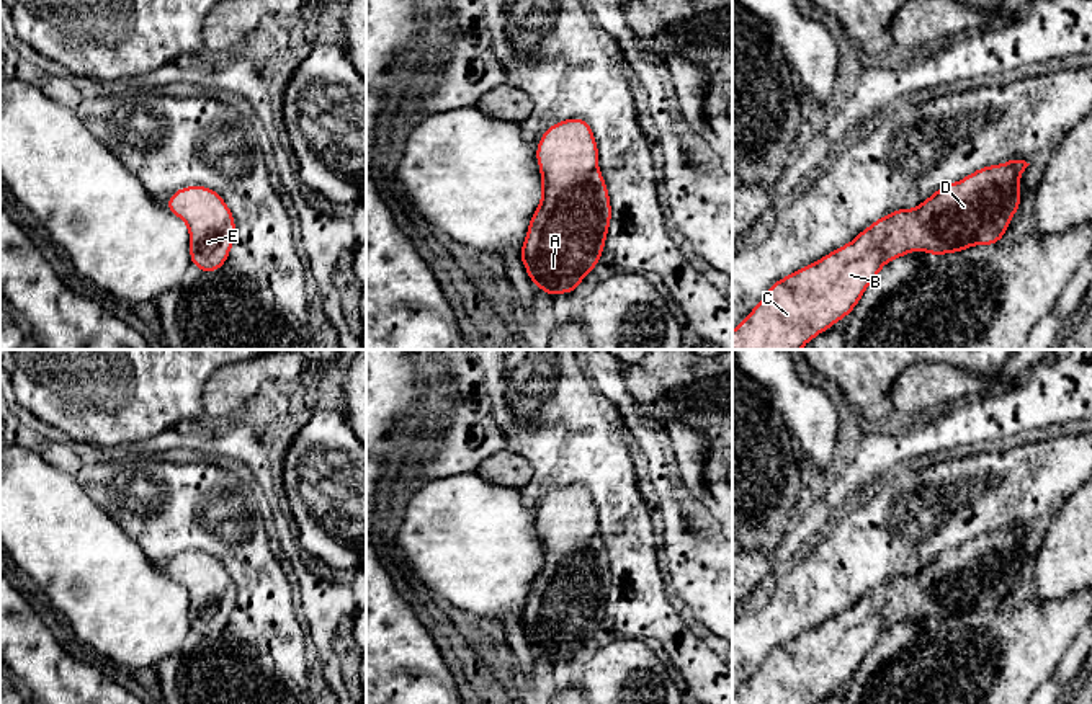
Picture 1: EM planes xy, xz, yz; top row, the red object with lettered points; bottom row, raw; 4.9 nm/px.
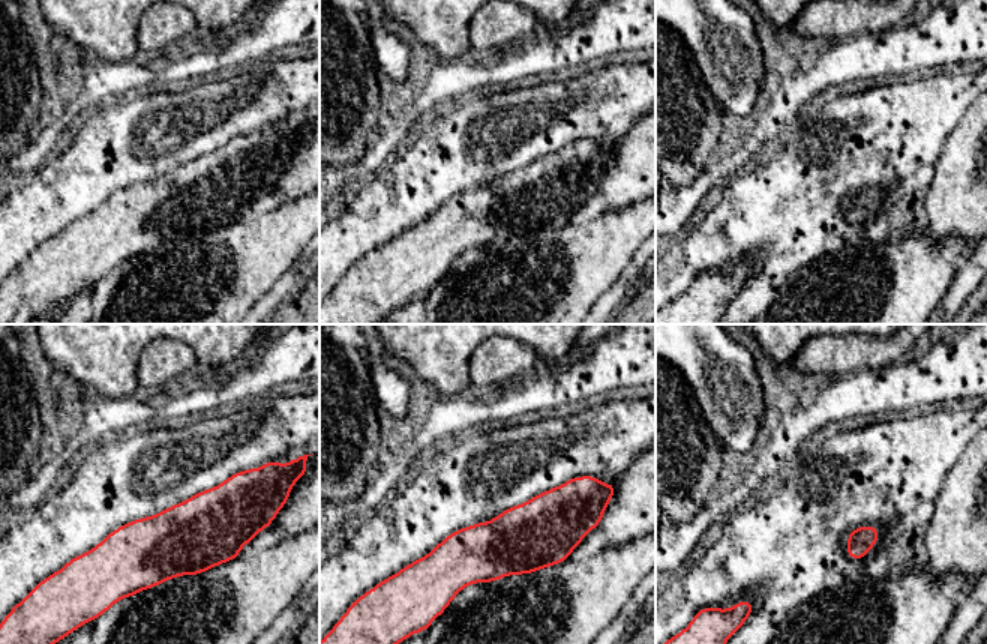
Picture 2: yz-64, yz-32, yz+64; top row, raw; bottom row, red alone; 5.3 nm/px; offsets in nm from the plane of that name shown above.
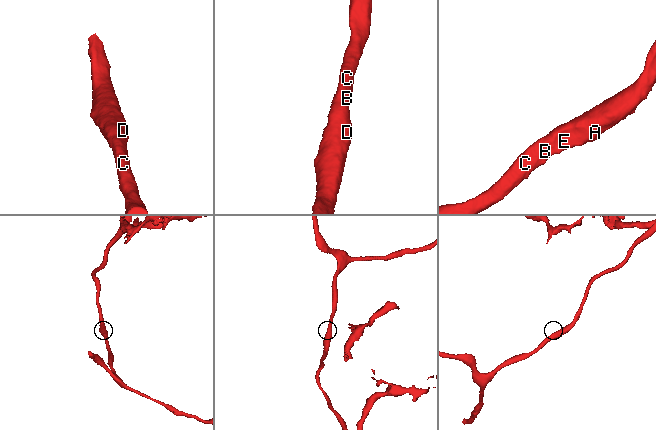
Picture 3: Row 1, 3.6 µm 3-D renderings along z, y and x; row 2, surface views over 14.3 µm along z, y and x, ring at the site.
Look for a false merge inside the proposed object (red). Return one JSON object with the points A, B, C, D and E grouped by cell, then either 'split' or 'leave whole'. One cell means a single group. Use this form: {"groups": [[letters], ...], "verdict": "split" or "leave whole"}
{"groups": [["A", "B", "C", "D", "E"]], "verdict": "leave whole"}

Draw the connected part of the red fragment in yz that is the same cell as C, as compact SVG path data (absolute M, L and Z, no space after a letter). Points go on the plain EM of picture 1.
M1025 526L986 531L956 549L938 554L917 573L894 575L876 585L852 608L773 648L762 666L736 691L732 704L816 704L848 683L886 629L914 616L935 622L1002 608L1022 570L1020 542L1028 531Z

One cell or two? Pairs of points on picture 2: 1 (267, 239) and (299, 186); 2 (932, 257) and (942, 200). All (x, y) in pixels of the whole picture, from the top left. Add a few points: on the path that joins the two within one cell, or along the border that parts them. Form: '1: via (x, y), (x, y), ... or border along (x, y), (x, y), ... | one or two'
1: border along (303, 195), (287, 200), (282, 204) | two
2: border along (926, 231), (936, 242), (963, 237), (969, 243) | two

